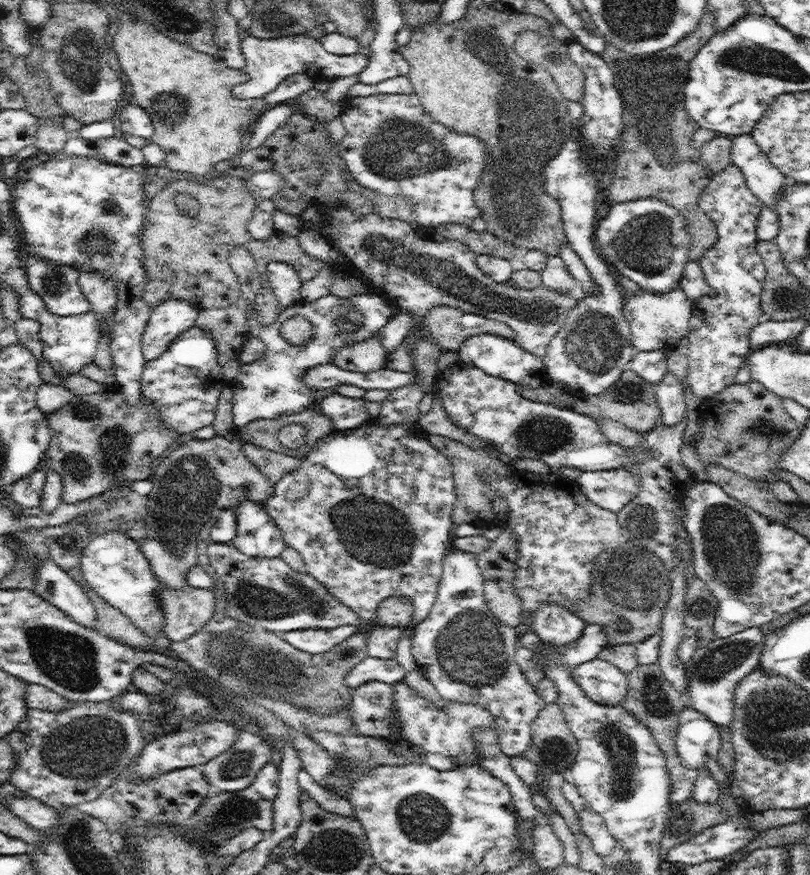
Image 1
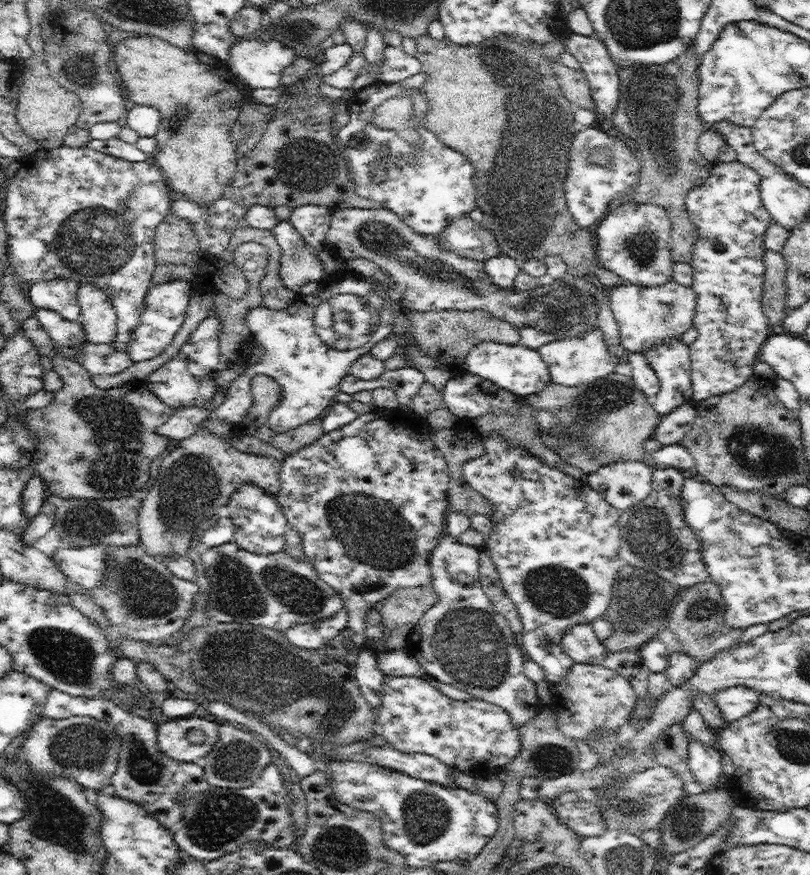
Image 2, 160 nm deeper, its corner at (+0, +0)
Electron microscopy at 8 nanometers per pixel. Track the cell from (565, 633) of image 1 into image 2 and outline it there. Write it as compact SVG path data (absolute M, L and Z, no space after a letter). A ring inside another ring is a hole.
M591 623L575 624L565 630L560 646L574 663L602 665L606 659L607 645L600 642Z

